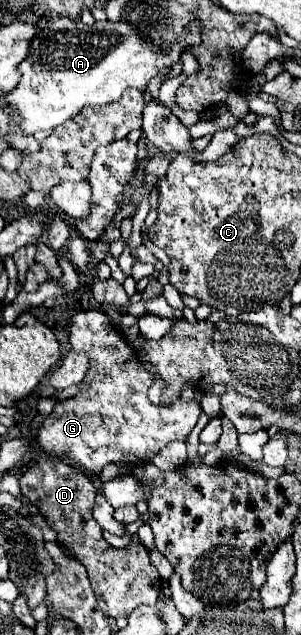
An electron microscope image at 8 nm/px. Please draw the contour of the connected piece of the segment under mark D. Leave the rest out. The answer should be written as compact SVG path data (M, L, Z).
M41 456L25 466L19 476L19 484L23 496L27 496L39 508L49 528L55 530L57 542L69 550L71 556L83 562L97 598L97 606L107 616L127 618L137 606L153 604L157 600L163 580L157 568L151 564L149 550L141 542L131 542L125 548L113 548L105 542L103 530L93 518L97 490L83 470L75 466L69 468L69 464L57 460L55 456Z

